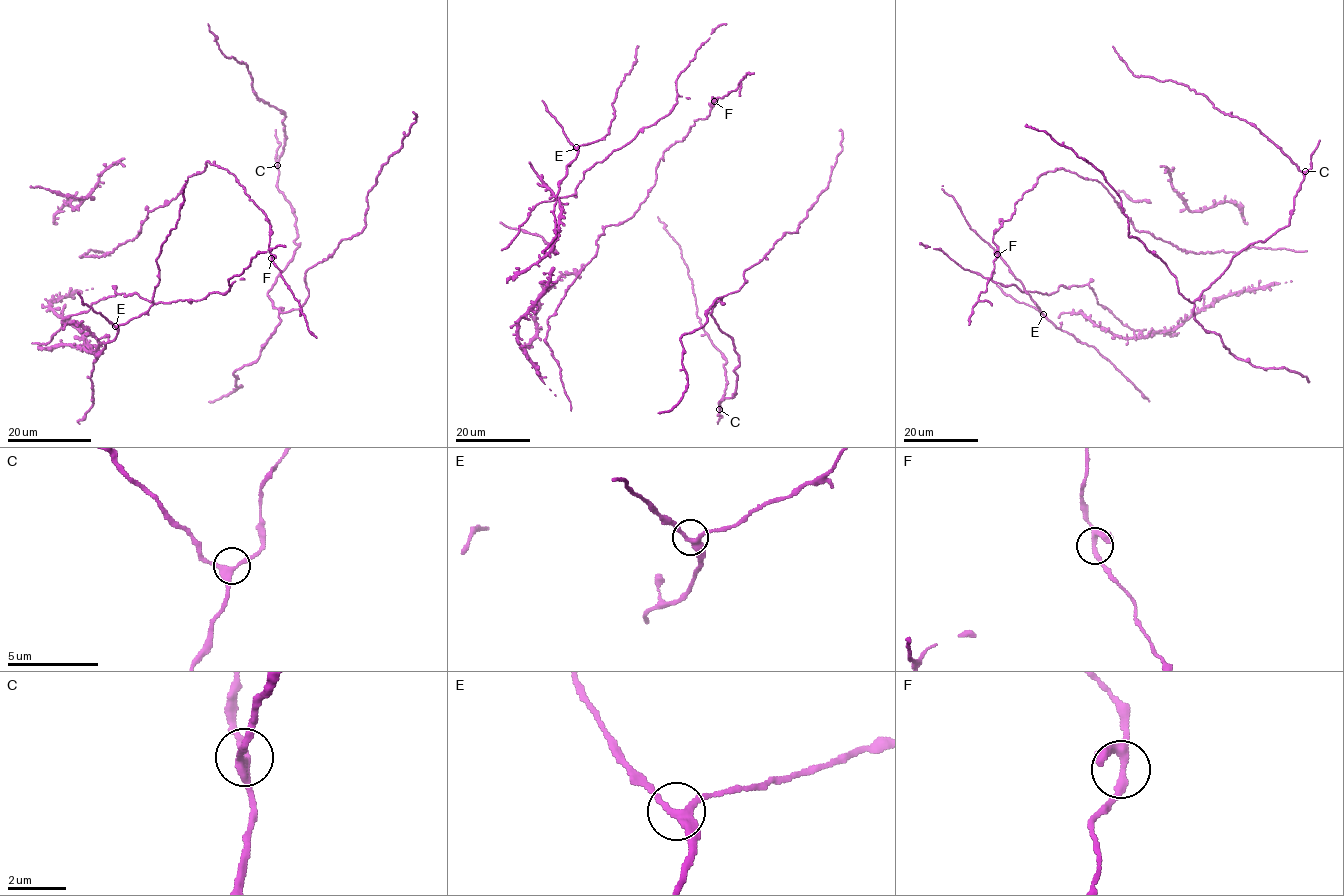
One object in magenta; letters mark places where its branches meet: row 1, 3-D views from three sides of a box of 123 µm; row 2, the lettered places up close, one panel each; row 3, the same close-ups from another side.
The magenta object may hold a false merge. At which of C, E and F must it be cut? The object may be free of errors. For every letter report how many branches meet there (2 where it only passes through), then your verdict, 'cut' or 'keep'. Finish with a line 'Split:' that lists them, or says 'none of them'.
C: 3 branches meet; keep
E: 3 branches meet; keep
F: 3 branches meet; keep
Split: none of them

